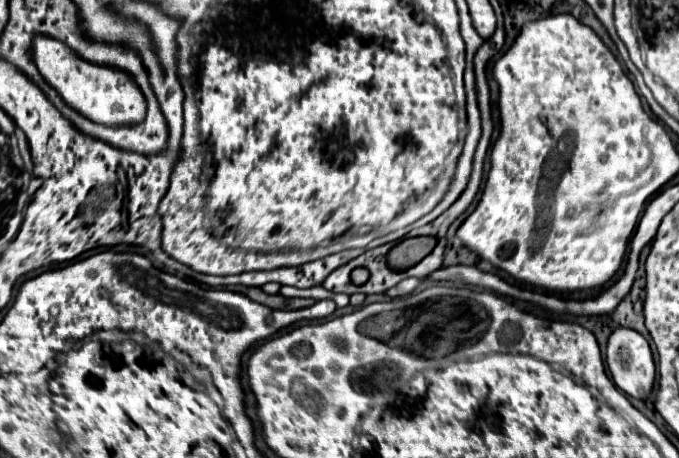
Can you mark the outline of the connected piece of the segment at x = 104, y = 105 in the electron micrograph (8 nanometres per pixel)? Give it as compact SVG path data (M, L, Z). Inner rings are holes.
M60 48L60 58L50 62L46 60L46 50L32 50L32 60L40 68L42 78L72 106L72 110L80 110L84 118L92 118L92 122L102 122L108 126L132 126L132 122L142 122L146 114L146 98L140 94L136 80L130 72L108 66L108 64L92 64L80 58L76 52L68 48ZM64 54L64 58L62 58Z

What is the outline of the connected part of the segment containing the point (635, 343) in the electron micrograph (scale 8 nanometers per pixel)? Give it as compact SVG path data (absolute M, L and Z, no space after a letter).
M618 328L618 330L614 330L612 336L610 336L610 340L608 340L606 364L608 364L608 370L612 374L614 384L624 394L628 394L630 398L642 400L642 402L648 400L648 396L652 392L652 386L654 386L656 368L654 368L654 360L652 360L652 352L650 352L648 340L642 334L630 330L630 328Z

